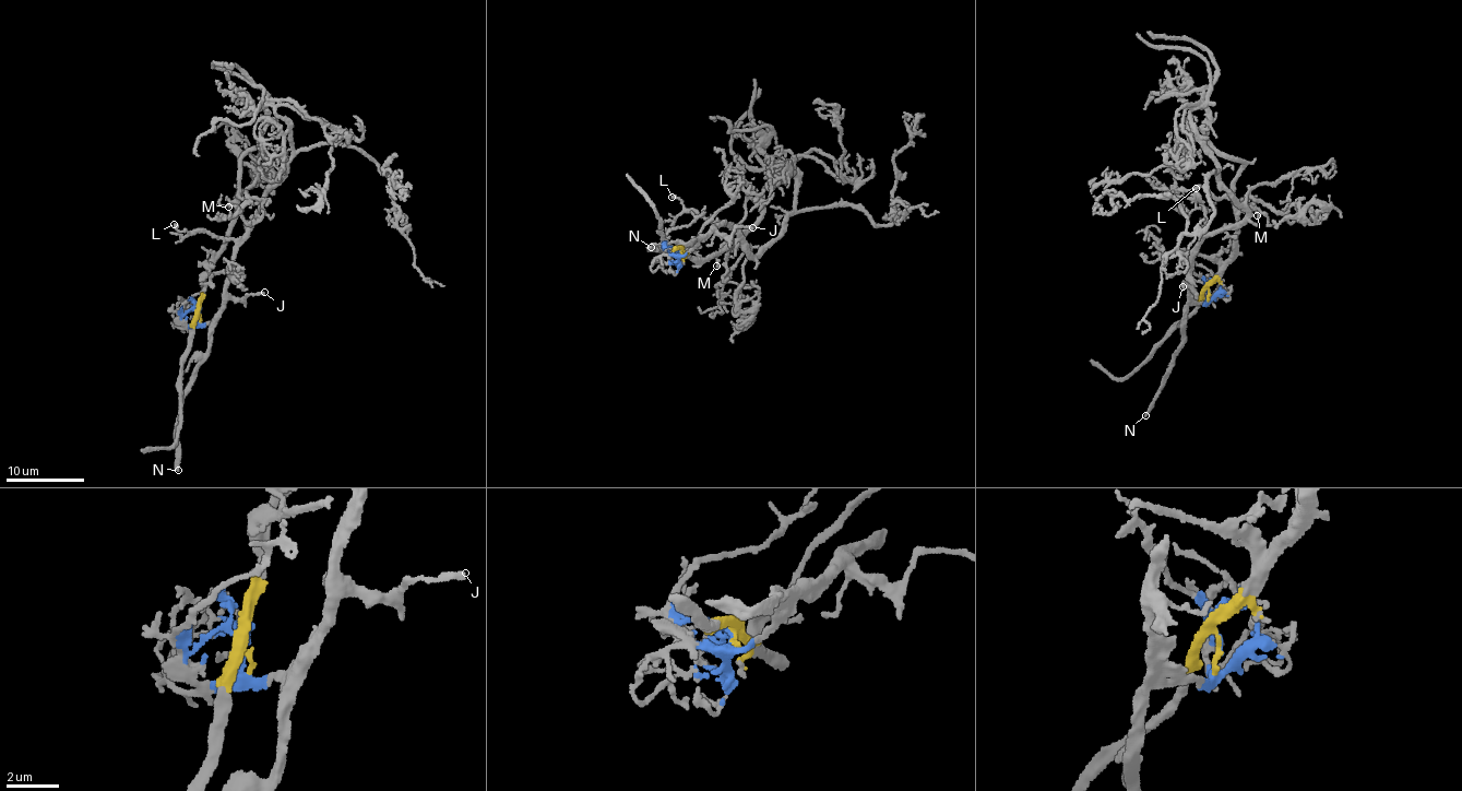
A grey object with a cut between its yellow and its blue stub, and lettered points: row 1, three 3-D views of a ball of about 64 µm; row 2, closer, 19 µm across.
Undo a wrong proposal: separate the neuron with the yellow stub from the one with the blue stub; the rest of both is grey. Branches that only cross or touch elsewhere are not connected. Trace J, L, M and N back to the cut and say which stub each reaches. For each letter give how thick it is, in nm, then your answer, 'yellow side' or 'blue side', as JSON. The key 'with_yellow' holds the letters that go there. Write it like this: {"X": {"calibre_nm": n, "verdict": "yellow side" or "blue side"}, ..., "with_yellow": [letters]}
{"J": {"calibre_nm": 240, "verdict": "blue side"}, "L": {"calibre_nm": 220, "verdict": "blue side"}, "M": {"calibre_nm": 180, "verdict": "yellow side"}, "N": {"calibre_nm": 280, "verdict": "blue side"}, "with_yellow": ["M"]}

